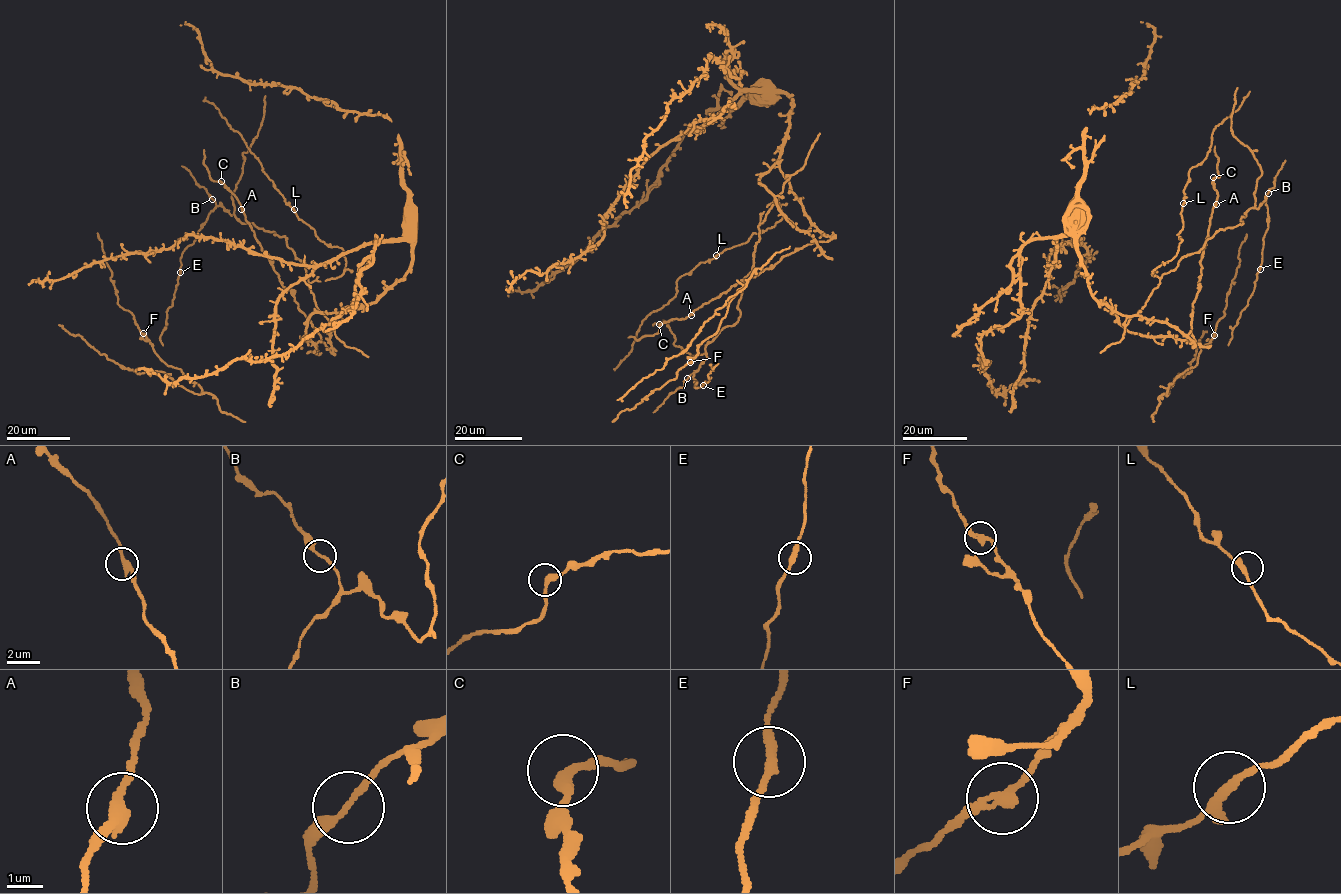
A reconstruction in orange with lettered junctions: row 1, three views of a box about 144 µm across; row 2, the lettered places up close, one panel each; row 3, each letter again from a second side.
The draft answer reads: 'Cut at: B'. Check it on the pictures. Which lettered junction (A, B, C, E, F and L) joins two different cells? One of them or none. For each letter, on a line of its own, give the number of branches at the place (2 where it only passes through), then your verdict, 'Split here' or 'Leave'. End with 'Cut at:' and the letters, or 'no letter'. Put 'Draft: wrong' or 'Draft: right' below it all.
A: Branches: 2. Leave
B: Branches: 2. Leave
C: Branches: 2. Leave
E: Branches: 2. Leave
F: Branches: 2. Leave
L: Branches: 2. Leave
Cut at: no letter
Draft: wrong

